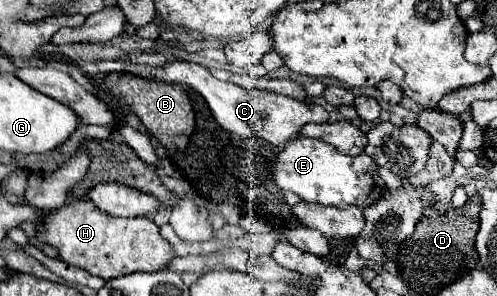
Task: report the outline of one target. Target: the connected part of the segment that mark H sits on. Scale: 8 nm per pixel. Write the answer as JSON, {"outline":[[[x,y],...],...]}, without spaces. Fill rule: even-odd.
{"outline":[[[76,200],[70,206],[56,208],[44,218],[38,240],[48,242],[60,250],[60,260],[70,266],[84,268],[92,276],[112,280],[132,272],[160,272],[176,256],[172,244],[160,236],[160,228],[144,216],[116,218],[100,212],[88,200]]]}

